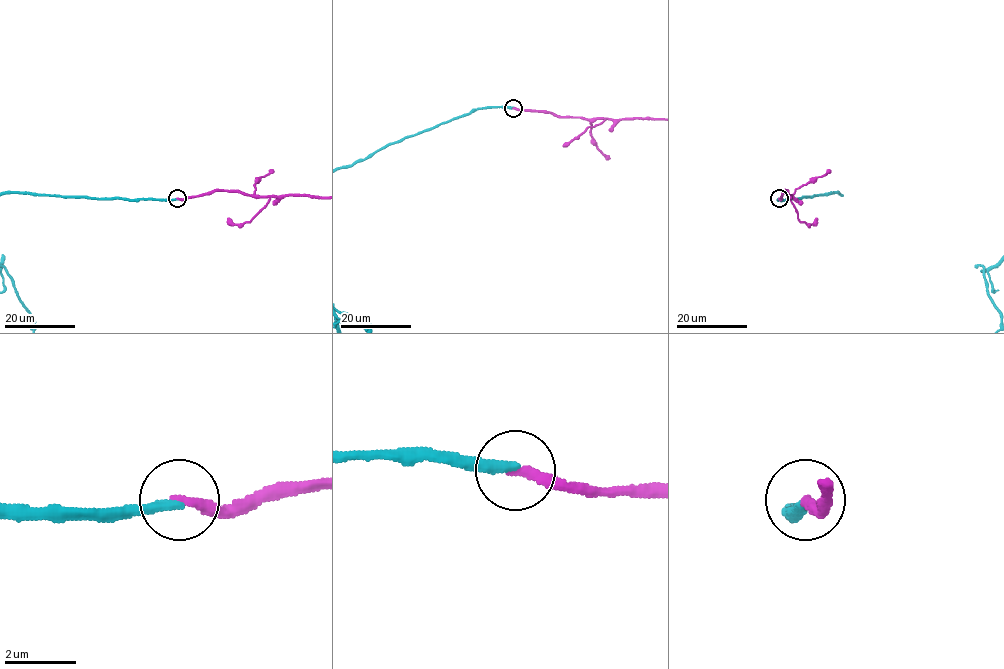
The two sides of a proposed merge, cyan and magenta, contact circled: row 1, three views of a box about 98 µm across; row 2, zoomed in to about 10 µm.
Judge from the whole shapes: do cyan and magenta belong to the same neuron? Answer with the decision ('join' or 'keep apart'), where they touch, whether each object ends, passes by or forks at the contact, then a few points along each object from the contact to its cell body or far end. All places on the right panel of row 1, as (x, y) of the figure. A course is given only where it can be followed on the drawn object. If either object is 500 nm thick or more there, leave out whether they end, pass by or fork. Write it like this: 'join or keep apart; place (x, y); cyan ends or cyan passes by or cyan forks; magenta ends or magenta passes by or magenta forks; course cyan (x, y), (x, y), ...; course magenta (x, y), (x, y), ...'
join; place (779, 198); cyan ends; magenta ends

